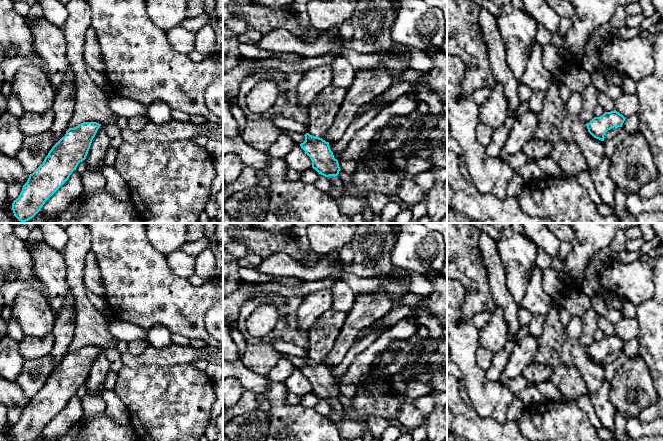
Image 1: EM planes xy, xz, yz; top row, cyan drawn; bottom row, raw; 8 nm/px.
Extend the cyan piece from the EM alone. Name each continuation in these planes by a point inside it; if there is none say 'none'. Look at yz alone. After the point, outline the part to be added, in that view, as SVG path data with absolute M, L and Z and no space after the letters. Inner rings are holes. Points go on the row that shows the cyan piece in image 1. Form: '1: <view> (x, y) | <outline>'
none

